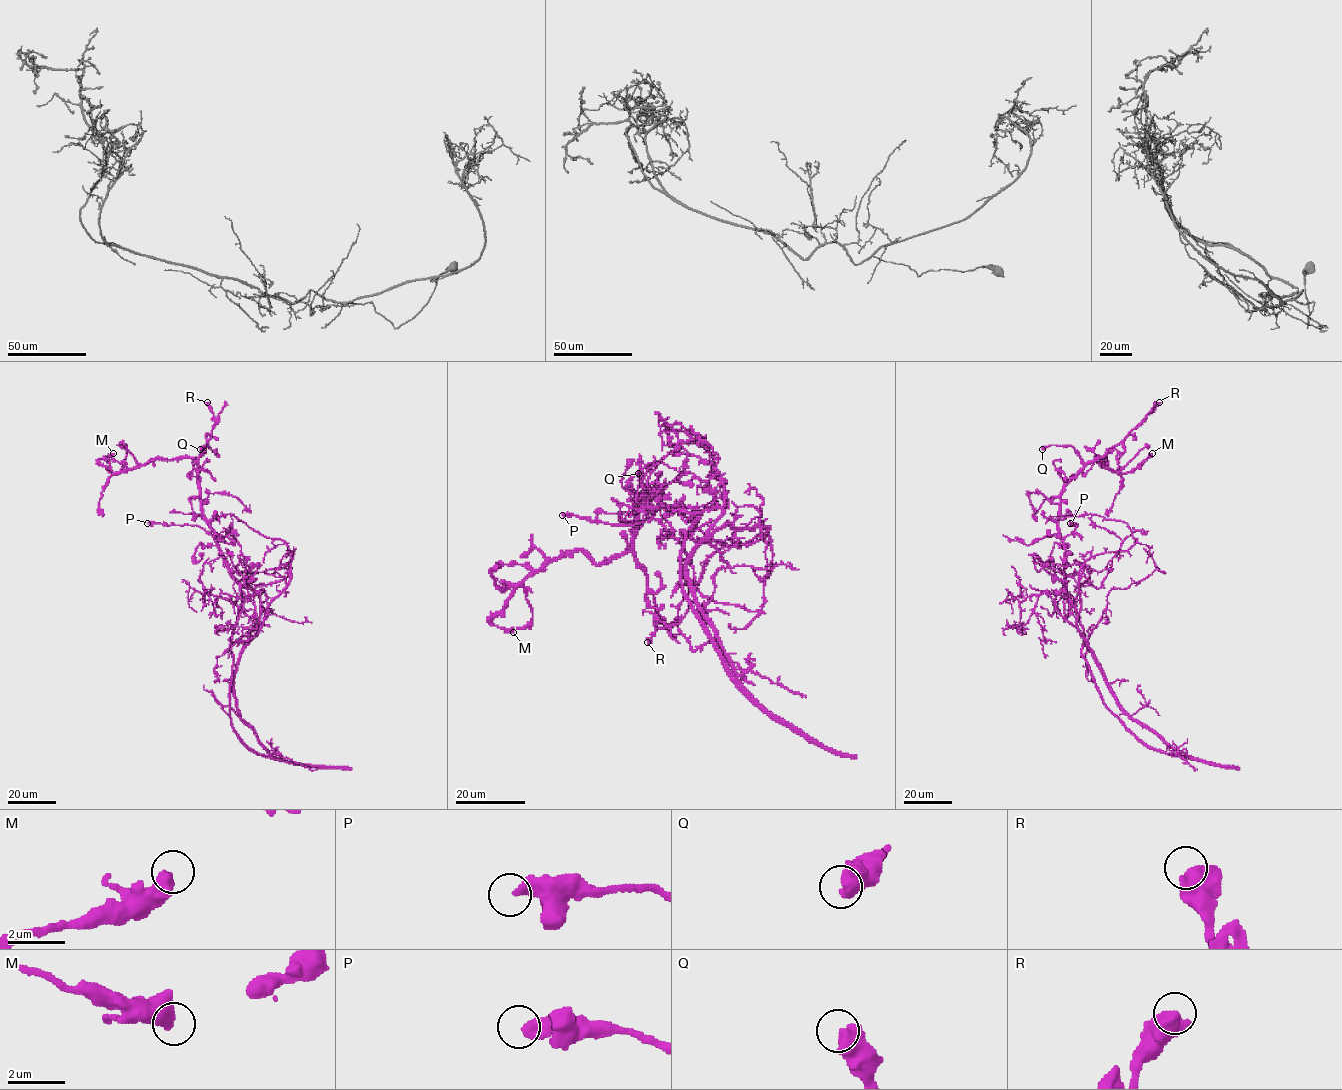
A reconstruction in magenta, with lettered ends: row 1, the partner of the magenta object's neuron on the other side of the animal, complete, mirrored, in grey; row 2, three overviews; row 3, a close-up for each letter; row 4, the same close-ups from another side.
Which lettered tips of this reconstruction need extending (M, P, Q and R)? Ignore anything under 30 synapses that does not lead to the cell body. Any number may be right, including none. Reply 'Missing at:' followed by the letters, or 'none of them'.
Missing at: none of them

